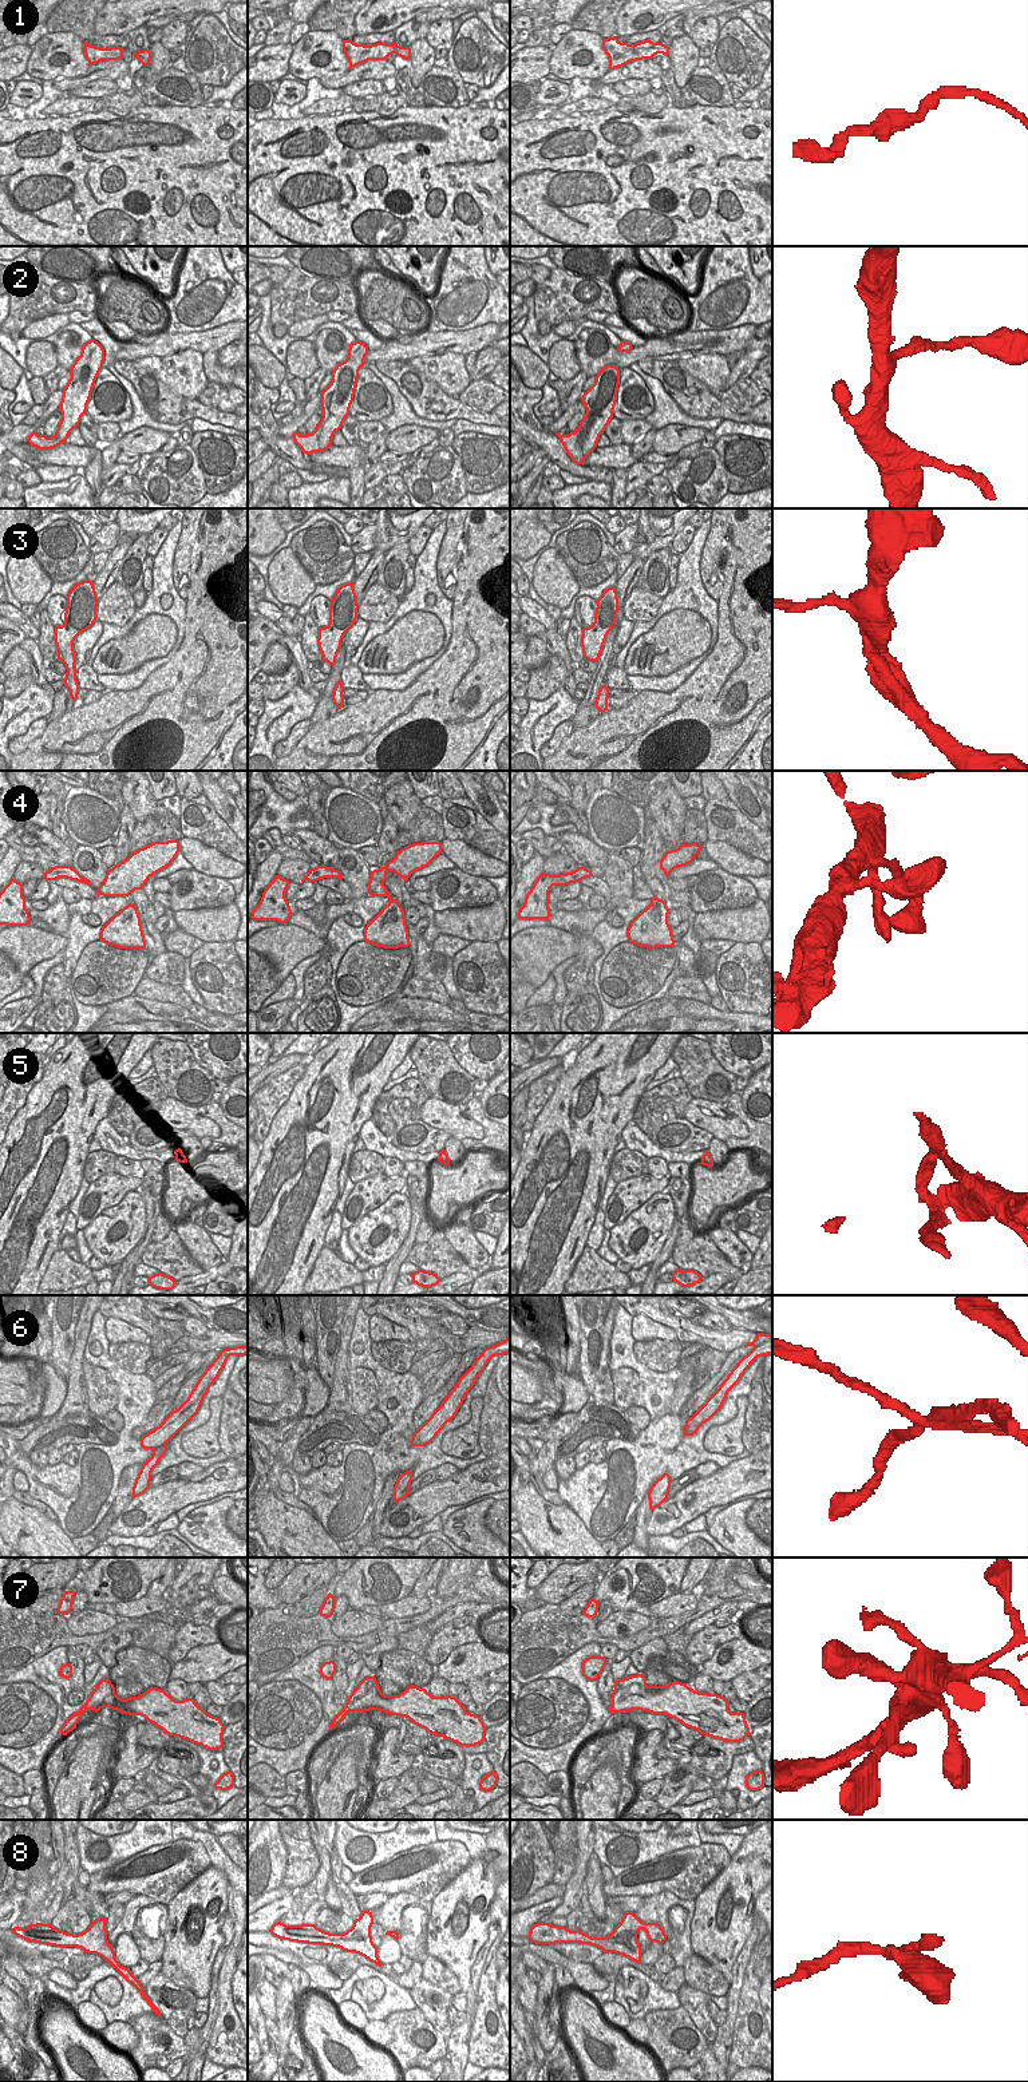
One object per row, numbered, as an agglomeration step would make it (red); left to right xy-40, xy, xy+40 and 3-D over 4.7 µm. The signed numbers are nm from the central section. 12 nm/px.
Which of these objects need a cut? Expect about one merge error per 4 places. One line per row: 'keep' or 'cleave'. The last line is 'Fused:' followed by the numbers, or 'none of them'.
1: keep
2: keep
3: keep
4: keep
5: cleave
6: cleave
7: keep
8: keep
Fused: 5, 6

